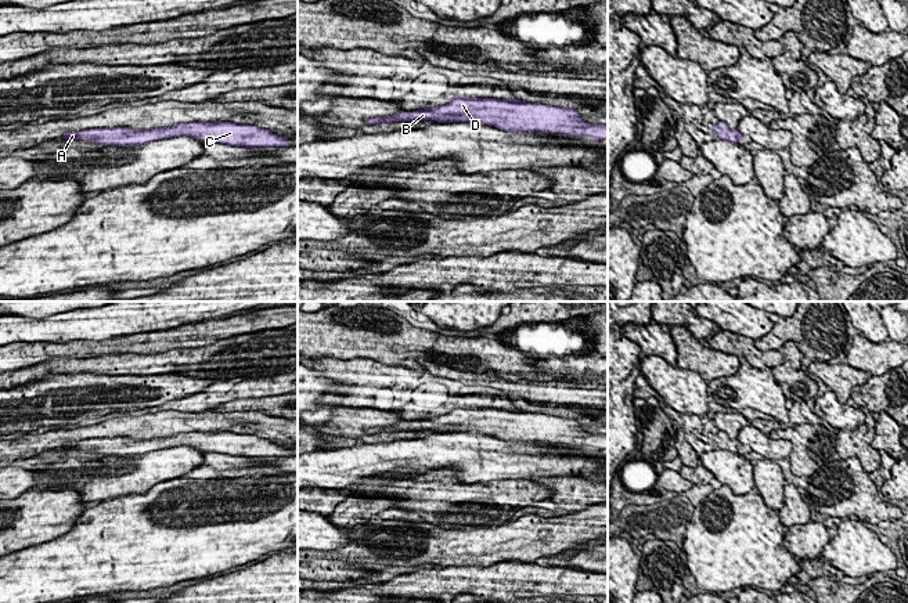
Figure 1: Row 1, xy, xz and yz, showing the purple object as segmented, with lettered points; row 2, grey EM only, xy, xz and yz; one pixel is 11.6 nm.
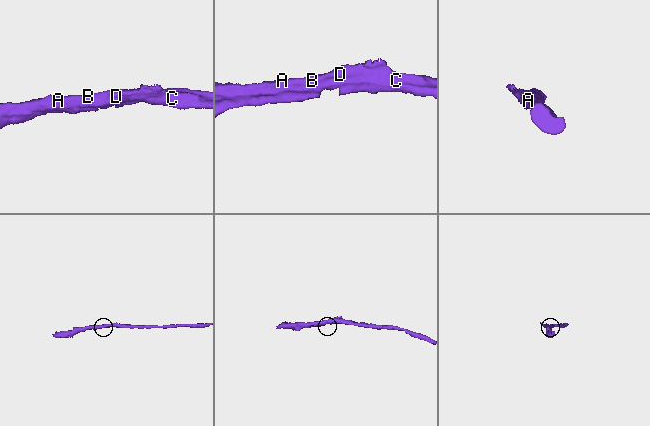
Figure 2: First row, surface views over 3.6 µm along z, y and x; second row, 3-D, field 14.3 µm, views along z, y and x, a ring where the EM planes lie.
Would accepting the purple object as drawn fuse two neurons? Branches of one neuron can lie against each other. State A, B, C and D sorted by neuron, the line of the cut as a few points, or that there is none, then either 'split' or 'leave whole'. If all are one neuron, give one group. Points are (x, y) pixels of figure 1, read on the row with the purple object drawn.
groups A B C D; cut none; leave whole

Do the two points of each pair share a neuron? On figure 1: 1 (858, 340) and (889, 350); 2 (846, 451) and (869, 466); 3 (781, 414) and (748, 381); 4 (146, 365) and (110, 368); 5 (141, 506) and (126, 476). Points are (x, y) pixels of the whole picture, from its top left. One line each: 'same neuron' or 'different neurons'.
1: same neuron
2: same neuron
3: same neuron
4: same neuron
5: different neurons

